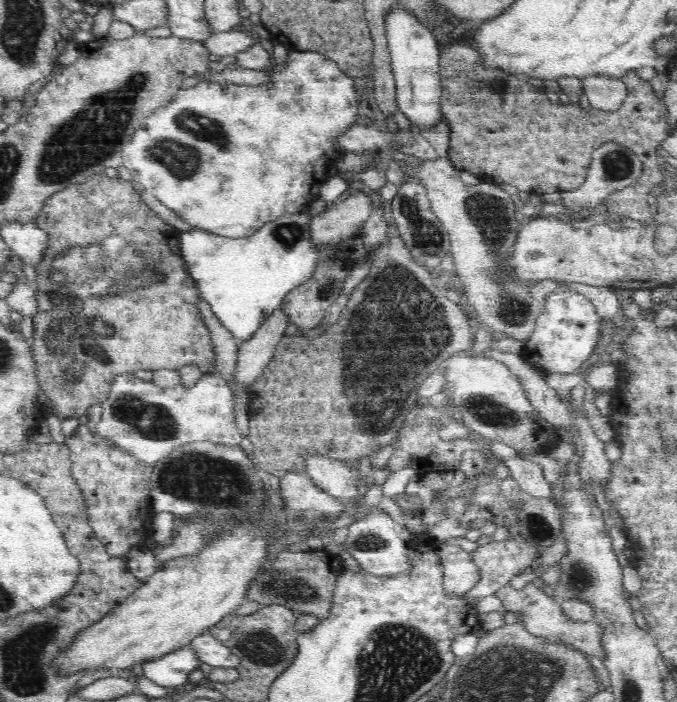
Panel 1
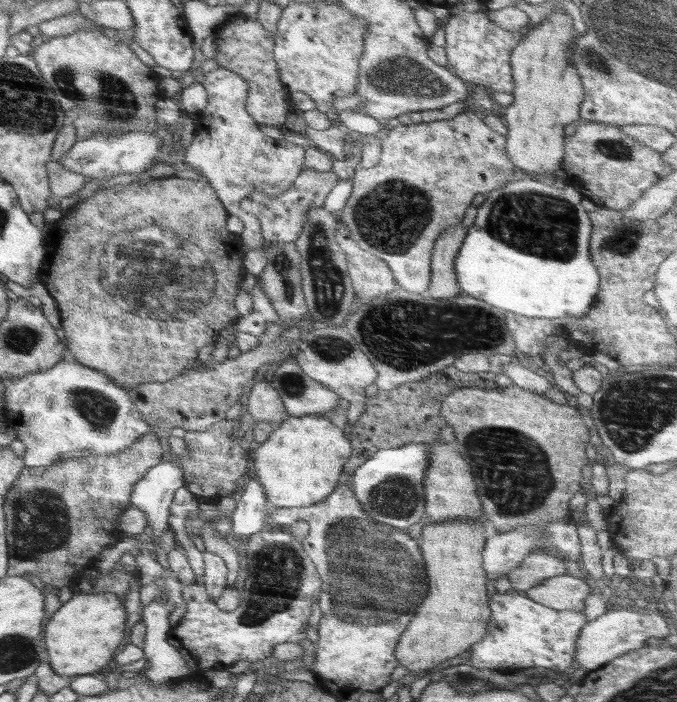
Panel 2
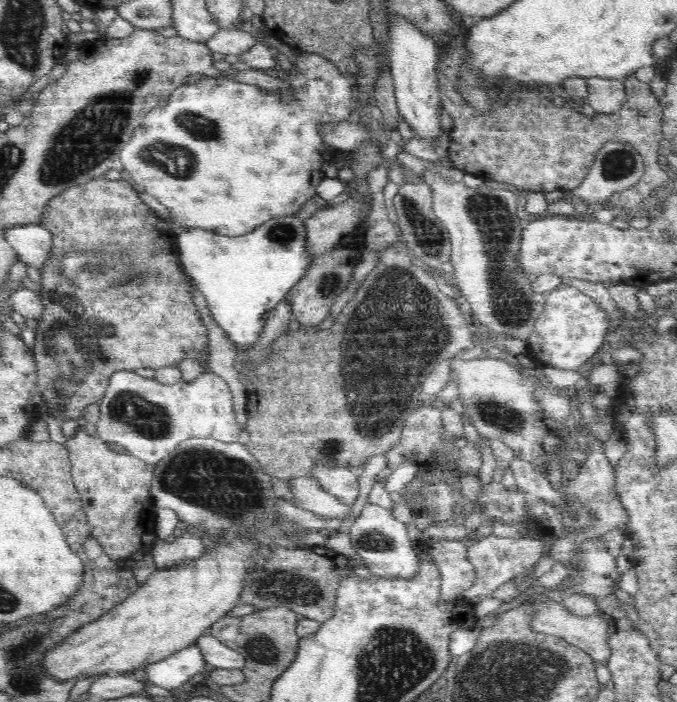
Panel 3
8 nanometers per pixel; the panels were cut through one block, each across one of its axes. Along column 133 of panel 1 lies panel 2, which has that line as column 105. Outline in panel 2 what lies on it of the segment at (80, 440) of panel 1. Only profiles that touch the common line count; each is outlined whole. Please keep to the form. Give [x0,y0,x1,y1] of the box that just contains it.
[2,431,164,590]

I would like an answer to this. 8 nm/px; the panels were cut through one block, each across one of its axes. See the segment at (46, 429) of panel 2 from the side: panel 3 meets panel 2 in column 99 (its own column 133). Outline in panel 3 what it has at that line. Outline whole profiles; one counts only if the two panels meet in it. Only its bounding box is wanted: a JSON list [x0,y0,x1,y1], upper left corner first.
[97,370,240,466]

